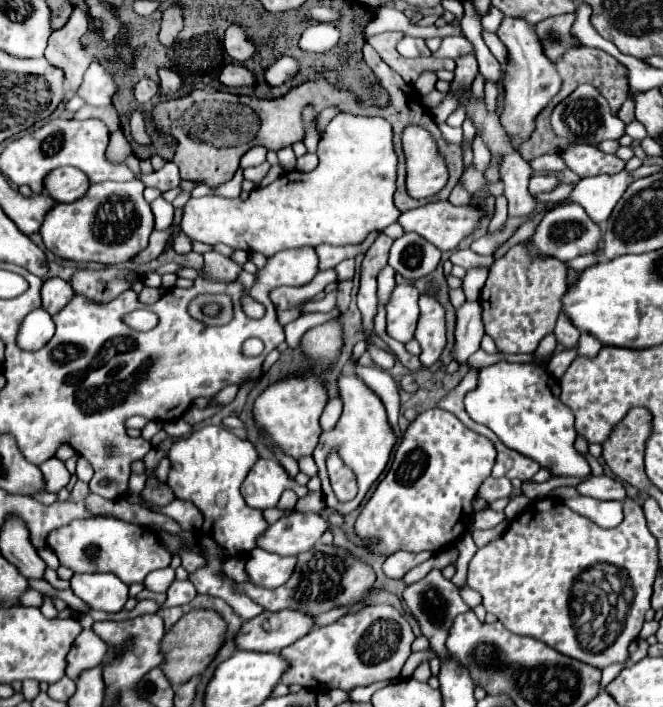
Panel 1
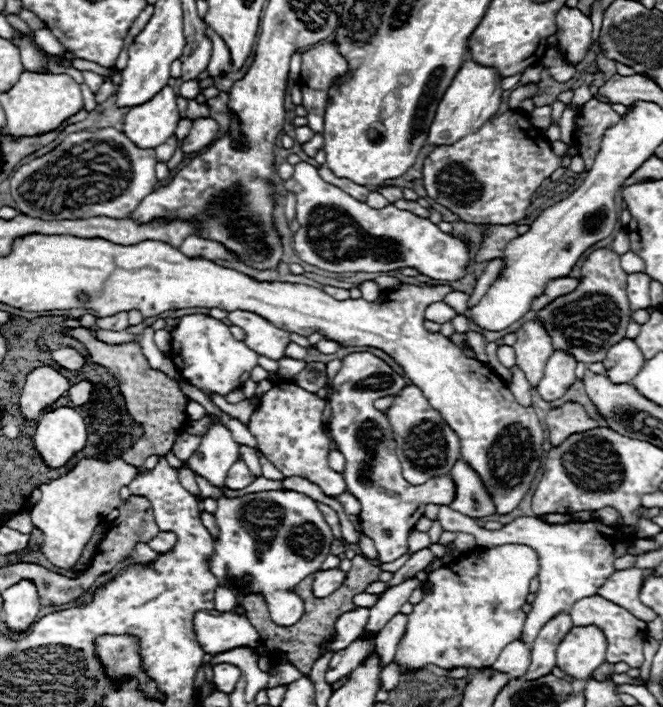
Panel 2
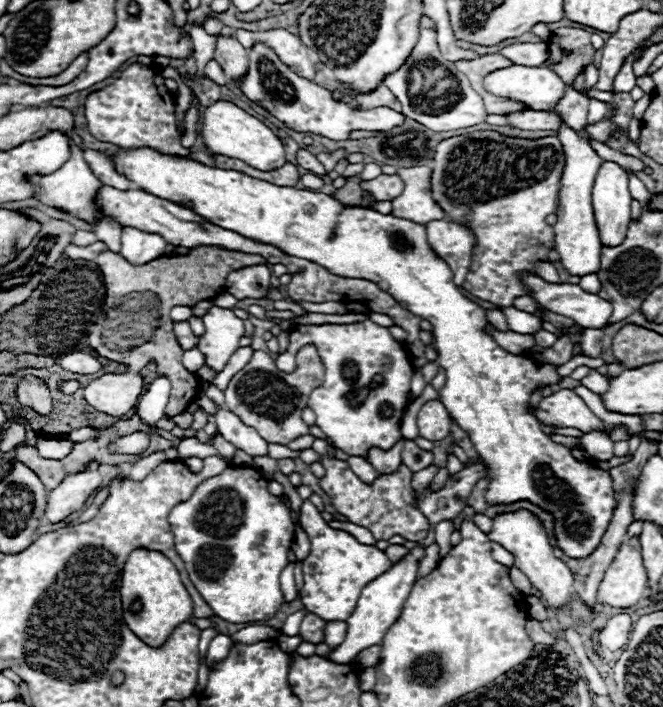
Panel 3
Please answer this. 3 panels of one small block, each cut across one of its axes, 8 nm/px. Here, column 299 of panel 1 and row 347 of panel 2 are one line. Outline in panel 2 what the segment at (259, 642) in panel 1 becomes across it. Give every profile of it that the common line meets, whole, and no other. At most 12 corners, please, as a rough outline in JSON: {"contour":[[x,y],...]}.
{"contour":[[622,338],[604,358],[606,376],[626,384],[646,358],[632,338]]}

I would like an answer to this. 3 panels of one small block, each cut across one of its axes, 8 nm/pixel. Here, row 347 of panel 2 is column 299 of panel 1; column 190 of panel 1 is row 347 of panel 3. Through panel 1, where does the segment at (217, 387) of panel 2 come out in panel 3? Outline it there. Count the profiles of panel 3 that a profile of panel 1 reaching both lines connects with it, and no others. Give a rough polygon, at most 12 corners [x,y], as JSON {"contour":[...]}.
{"contour":[[212,306],[198,350],[222,372],[240,348],[244,322],[230,308]]}

